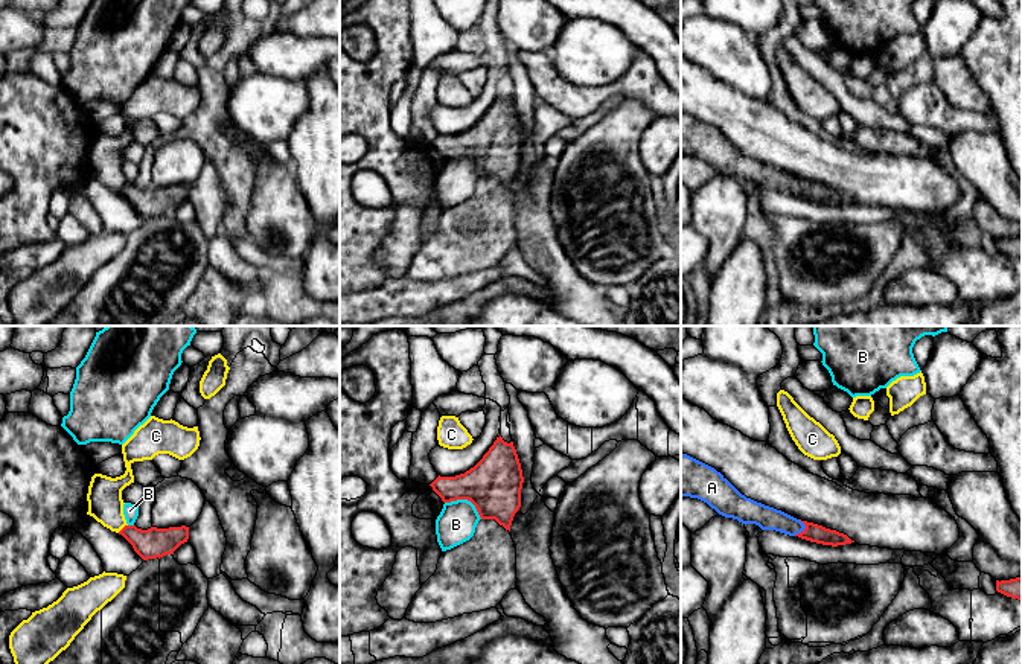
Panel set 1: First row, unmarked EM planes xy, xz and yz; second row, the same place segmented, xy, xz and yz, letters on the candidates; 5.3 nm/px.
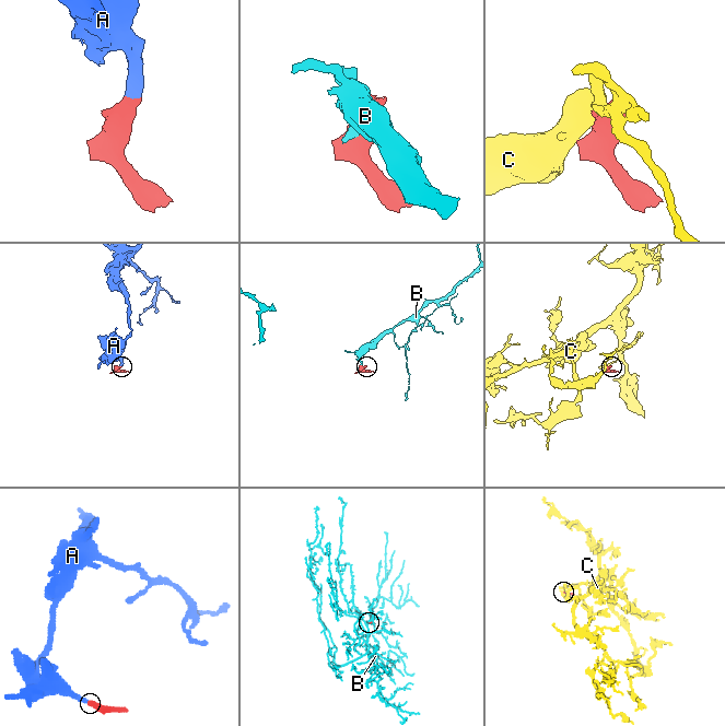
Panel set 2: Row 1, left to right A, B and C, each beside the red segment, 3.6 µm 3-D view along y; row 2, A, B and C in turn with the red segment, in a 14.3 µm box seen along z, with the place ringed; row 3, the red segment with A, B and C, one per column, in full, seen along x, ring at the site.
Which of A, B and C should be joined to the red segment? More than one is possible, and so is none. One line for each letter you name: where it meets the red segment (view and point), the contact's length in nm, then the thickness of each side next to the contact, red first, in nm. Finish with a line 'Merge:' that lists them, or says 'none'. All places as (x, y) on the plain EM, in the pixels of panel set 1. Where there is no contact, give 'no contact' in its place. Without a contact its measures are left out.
A: meets red in yz at (801, 191); contact 90 nm long; 100 nm thick on the red side, 130 nm on the other
Merge: A

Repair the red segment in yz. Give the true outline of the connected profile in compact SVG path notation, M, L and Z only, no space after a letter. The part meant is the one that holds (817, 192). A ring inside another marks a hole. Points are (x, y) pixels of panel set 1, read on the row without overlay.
M682 111L681 155L698 157L719 174L737 178L745 184L755 183L762 189L775 189L832 206L854 201L844 192L813 181L800 180L781 169L746 157L714 126Z

